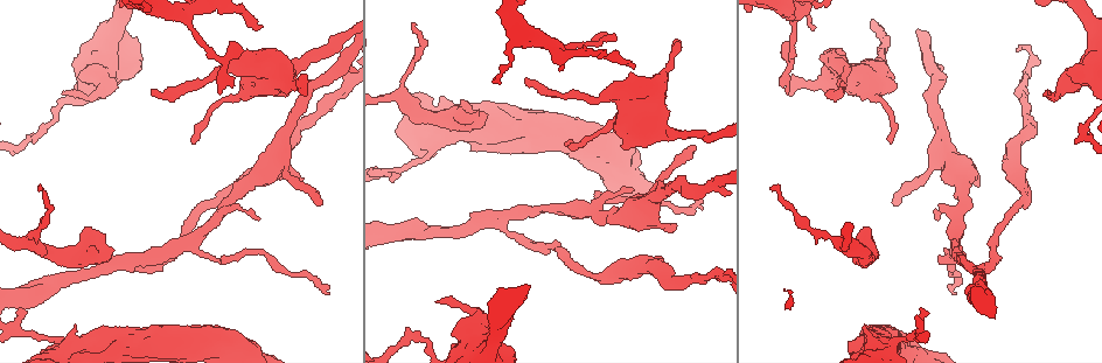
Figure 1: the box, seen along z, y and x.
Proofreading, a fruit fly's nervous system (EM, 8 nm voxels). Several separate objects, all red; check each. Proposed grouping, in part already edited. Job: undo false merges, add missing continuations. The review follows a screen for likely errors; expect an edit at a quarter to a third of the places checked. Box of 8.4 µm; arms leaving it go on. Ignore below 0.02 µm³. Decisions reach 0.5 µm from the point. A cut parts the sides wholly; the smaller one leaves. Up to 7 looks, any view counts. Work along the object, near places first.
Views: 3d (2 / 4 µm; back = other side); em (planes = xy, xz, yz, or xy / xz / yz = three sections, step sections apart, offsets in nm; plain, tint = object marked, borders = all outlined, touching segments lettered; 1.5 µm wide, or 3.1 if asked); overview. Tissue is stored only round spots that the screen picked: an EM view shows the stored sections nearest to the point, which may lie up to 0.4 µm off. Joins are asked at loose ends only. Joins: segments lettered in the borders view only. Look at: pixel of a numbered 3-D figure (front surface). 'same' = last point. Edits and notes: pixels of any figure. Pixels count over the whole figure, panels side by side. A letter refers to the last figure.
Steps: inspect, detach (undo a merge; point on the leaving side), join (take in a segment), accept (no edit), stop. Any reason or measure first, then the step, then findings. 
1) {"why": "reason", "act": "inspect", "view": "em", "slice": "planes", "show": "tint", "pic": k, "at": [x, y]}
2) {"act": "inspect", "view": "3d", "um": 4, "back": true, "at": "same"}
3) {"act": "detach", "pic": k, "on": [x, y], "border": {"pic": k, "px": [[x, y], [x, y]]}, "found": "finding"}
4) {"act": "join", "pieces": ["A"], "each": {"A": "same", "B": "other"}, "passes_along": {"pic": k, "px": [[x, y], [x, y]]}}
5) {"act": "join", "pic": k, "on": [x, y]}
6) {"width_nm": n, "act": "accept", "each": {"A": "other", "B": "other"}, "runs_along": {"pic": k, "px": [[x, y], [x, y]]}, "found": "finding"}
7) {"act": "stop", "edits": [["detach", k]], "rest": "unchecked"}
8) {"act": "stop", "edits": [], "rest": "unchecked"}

{"why": "free end", "act": "inspect", "view": "em", "slice": "yz", "step": 8, "show": "borders", "pic": 1, "at": [677, 42]}

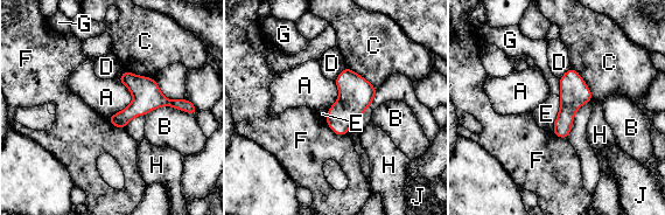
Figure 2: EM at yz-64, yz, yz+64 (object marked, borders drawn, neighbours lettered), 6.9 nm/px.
{"act": "inspect", "view": "em", "slice": "planes", "show": "borders", "at": "same"}

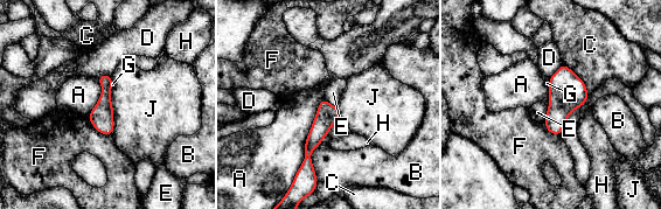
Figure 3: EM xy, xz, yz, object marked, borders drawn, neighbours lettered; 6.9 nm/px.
{"longest_contact_nm": ["A", 600], "act": "accept", "each": {"A": "other", "B": "other", "C": "other", "D": "other", "E": "other", "F": "other", "G": "other", "H": "other", "J": "other"}, "found": "no lettered segment goes on from it"}

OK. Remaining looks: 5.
{"why": "tapers out", "act": "inspect", "view": "em", "slice": "planes", "show": "borders", "pic": 1, "at": [895, 202]}

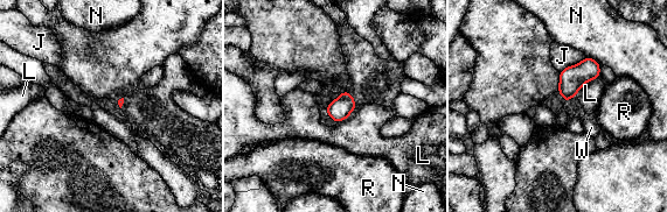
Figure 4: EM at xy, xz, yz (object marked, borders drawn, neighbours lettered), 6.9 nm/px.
{"act": "accept", "each": {"J": "other", "L": "other", "N": "other", "R": "other", "W": "other"}, "border": {"pic": 4, "px": [[598, 78], [588, 80], [576, 94]]}, "found": "none of them fits"}

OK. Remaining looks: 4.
{"why": "abrupt turn", "act": "inspect", "view": "em", "slice": "planes", "show": "tint", "pic": 1, "at": [415, 334]}

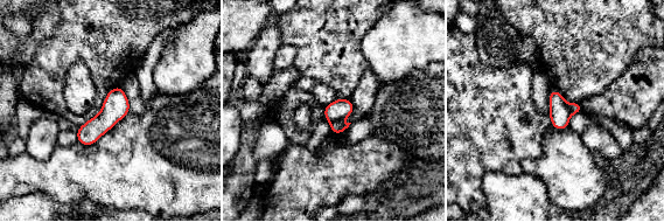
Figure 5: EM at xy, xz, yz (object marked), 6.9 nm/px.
{"why": "what lies round it", "act": "inspect", "view": "em", "slice": "planes", "show": "borders", "at": "same"}

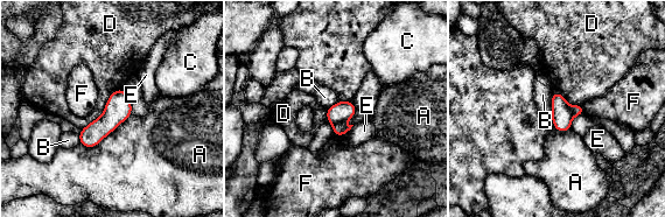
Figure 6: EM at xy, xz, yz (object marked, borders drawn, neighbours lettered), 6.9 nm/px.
{"act": "detach", "pic": 6, "on": [341, 128], "each": {"A": "other", "B": "other", "C": "other", "D": "other", "E": "other", "F": "other"}, "found": "a second cell is stuck on"}

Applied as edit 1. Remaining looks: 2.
{"act": "stop", "edits": [["detach", 6]], "rest": "unchecked"}

